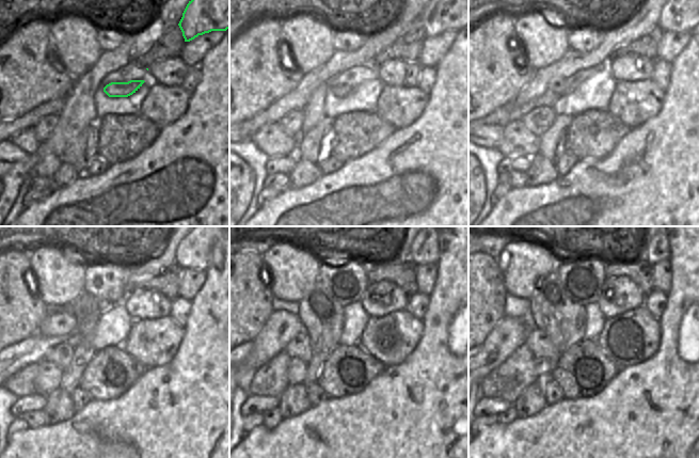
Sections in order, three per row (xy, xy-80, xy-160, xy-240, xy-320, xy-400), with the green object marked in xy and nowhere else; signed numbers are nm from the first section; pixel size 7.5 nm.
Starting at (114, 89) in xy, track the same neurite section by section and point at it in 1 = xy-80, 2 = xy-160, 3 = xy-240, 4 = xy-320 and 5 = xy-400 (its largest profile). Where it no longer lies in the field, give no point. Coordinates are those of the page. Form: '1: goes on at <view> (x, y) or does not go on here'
1: goes on at xy-80 (343, 91)
2: goes on at xy-160 (558, 85)
3: goes on at xy-240 (54, 324)
4: goes on at xy-320 (282, 327)
5: goes on at xy-400 (510, 333)

